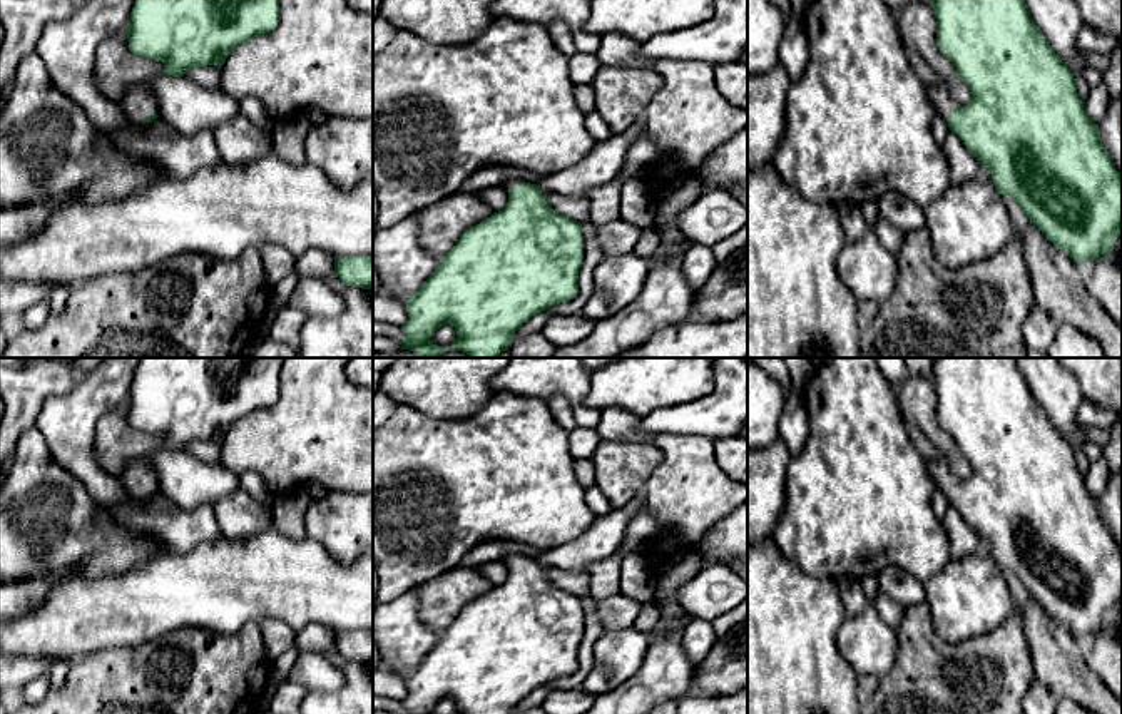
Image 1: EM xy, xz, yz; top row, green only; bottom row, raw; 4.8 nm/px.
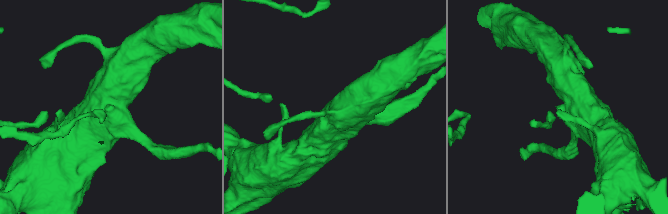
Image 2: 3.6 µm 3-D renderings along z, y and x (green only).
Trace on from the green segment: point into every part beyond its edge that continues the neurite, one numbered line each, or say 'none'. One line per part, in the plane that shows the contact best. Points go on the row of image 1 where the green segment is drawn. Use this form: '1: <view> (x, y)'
1: xy (137, 102)

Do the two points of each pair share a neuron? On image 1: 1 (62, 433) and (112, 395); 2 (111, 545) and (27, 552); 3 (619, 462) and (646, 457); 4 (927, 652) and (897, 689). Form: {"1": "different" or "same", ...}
{"1": "same", "2": "same", "3": "same", "4": "same"}

